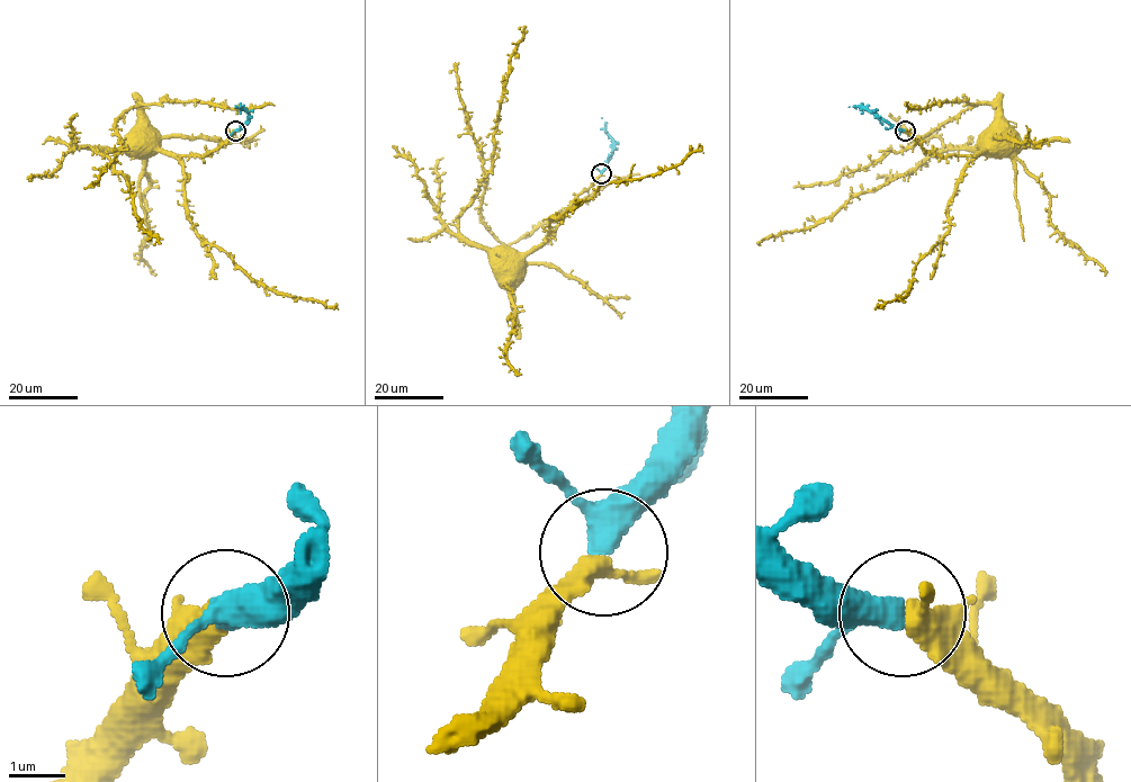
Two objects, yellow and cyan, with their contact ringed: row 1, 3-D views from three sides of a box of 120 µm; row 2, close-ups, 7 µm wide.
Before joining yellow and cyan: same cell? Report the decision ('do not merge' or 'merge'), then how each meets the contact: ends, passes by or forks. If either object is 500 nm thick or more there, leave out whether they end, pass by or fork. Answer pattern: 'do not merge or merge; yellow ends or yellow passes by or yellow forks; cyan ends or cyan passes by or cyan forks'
merge; yellow passes by; cyan passes by

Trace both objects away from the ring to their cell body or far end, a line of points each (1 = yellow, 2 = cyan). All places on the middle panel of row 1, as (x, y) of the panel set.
1: (601, 174), (548, 239), (524, 252), (488, 249), (459, 232), (459, 214), (491, 165), (519, 29)
2: (601, 173), (613, 149), (607, 123), (601, 117)

